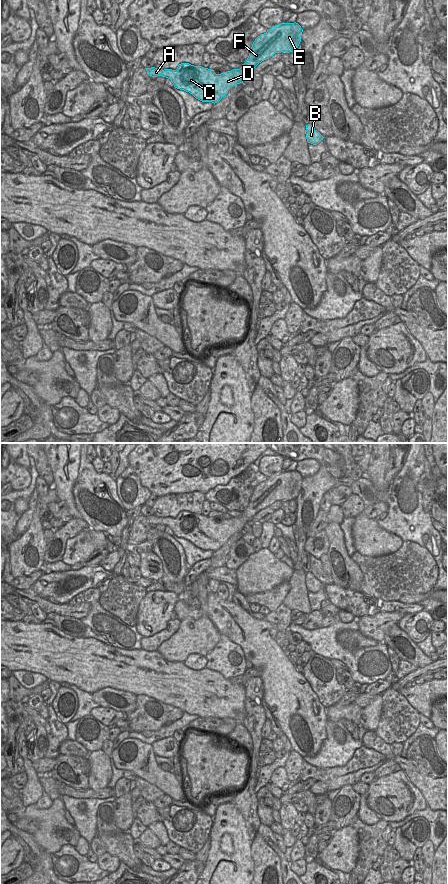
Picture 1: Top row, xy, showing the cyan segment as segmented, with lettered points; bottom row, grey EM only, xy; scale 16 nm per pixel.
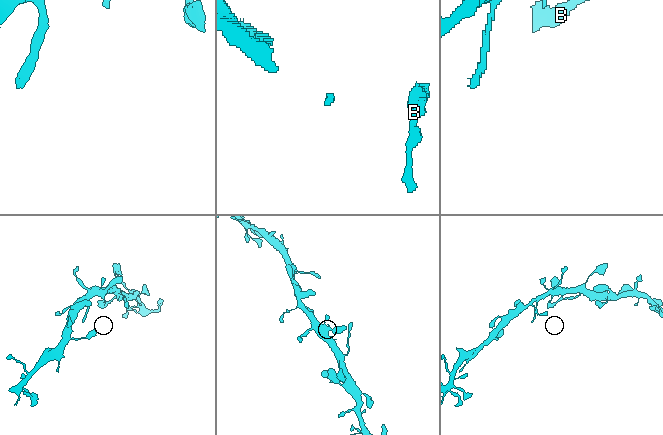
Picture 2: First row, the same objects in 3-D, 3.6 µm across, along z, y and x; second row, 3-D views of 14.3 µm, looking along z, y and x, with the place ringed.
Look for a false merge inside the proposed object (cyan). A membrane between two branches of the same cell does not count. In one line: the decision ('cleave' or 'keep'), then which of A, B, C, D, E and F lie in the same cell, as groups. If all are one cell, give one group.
keep; A B C D E F

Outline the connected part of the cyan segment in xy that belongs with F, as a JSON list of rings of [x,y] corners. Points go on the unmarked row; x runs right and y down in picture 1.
[[[281,471],[258,484],[252,492],[249,504],[240,517],[216,522],[214,518],[189,511],[181,511],[176,518],[145,516],[152,525],[163,524],[171,528],[174,535],[192,542],[202,550],[219,550],[235,533],[243,531],[247,522],[262,509],[275,501],[296,500],[303,477],[294,471]]]

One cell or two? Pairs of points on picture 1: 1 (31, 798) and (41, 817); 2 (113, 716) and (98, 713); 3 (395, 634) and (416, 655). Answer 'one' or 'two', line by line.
1: two
2: one
3: one

